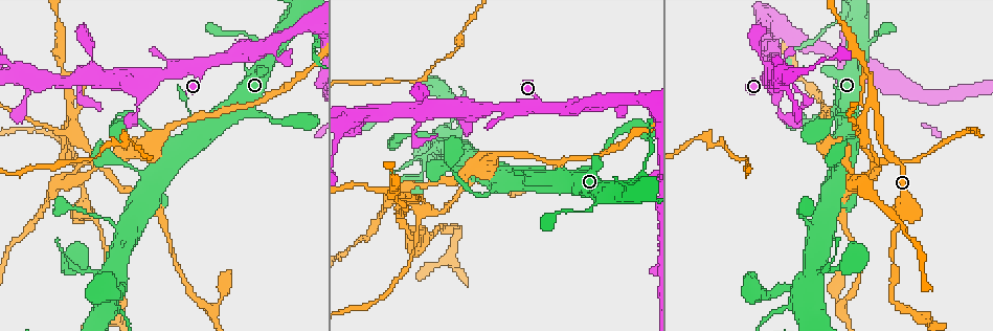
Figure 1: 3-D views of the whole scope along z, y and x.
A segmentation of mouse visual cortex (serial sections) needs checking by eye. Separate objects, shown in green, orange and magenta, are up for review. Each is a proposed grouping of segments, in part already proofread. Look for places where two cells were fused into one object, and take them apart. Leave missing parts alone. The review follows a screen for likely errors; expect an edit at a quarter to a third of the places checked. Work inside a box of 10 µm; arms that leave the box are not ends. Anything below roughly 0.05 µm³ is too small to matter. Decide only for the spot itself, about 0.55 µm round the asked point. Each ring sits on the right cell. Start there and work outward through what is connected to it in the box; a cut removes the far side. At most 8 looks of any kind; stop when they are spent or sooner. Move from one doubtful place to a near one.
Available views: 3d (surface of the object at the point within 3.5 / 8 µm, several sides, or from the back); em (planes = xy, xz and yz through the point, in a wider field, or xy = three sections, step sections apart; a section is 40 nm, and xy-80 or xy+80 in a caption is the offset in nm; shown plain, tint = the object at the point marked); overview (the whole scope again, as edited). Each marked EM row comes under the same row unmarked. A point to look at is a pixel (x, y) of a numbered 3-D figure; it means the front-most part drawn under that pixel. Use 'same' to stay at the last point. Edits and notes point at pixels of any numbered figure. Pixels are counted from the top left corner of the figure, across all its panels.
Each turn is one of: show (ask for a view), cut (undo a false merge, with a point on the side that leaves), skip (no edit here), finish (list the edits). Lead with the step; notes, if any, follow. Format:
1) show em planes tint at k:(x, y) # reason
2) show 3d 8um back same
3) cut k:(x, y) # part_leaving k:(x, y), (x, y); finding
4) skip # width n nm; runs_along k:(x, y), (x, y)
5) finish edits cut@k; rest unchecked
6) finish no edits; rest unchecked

show 3d 3.5um at 1:(399, 202) # a narrow waist

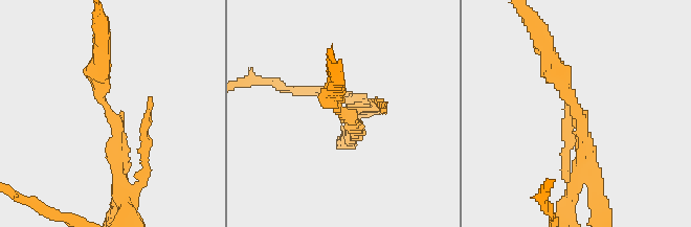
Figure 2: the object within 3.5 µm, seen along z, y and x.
show em xy step 3 tint at 2:(342, 114)

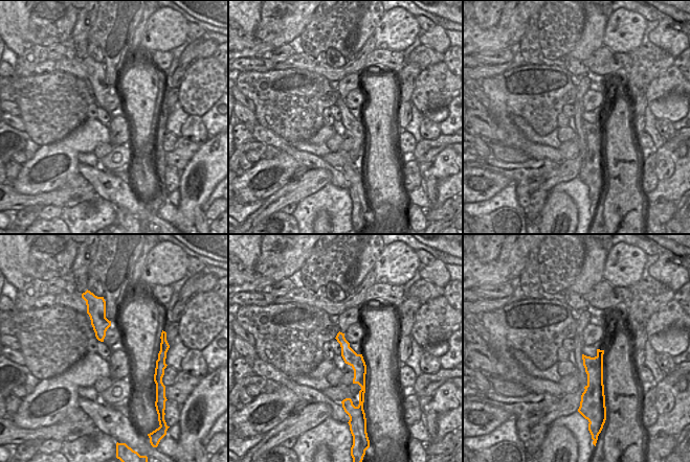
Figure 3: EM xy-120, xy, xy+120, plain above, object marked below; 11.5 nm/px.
cut 2:(146, 121) # a second cell is stuck on

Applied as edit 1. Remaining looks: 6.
show overview

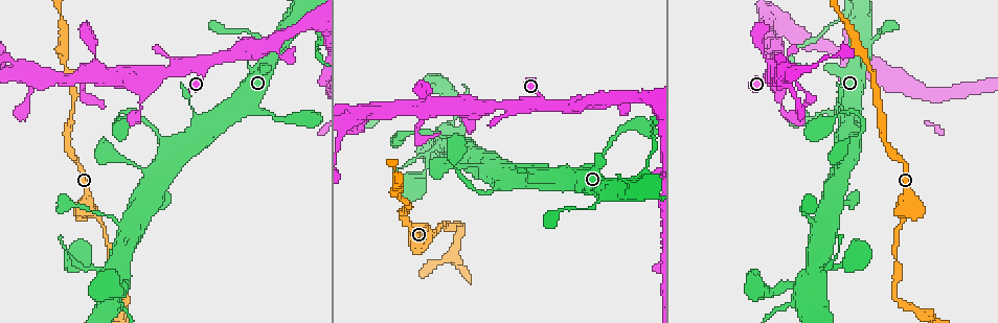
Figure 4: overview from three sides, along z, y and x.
show 3d 3.5um back at 4:(778, 77) # three arms meet

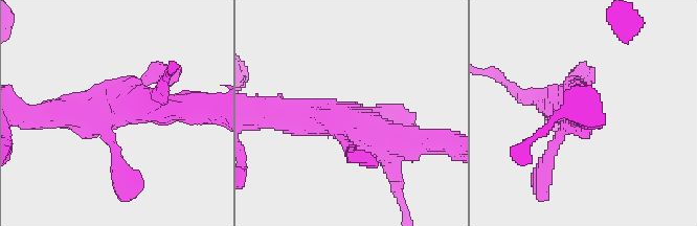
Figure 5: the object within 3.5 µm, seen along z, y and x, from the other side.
show em xy step 5 tint at 5:(336, 117)

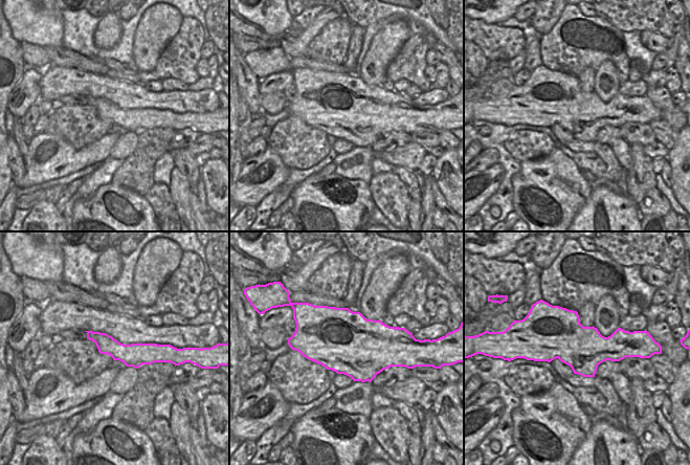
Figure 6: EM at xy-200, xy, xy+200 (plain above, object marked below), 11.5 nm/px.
skip # runs_along 6:(89, 333), (124, 353), (154, 354); all the same cell

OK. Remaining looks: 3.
show 3d 3.5um back at 4:(782, 108) # a narrow waist

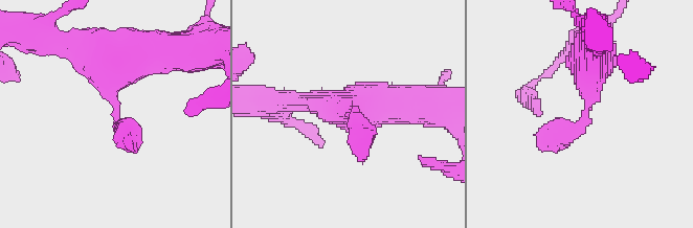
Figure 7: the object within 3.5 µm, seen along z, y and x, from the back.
show em xy step 3 tint at 7:(351, 112) # need the tissue

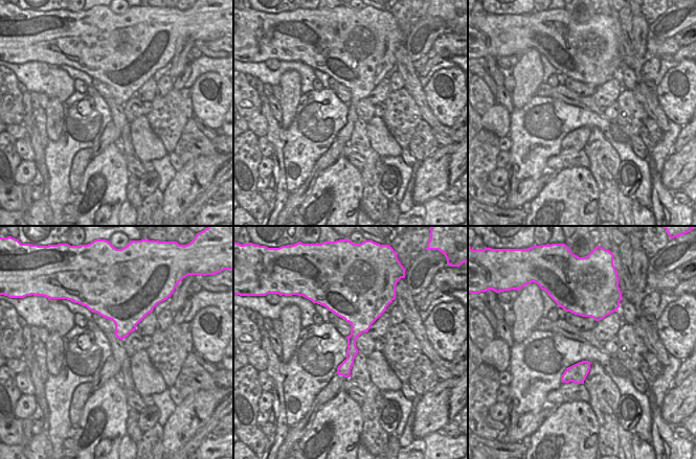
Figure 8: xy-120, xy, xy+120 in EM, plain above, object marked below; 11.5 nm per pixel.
skip # runs_along 7:(593, 54), (585, 118), (537, 144); all the same cell

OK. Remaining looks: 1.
finish edits cut@2; rest unchecked

